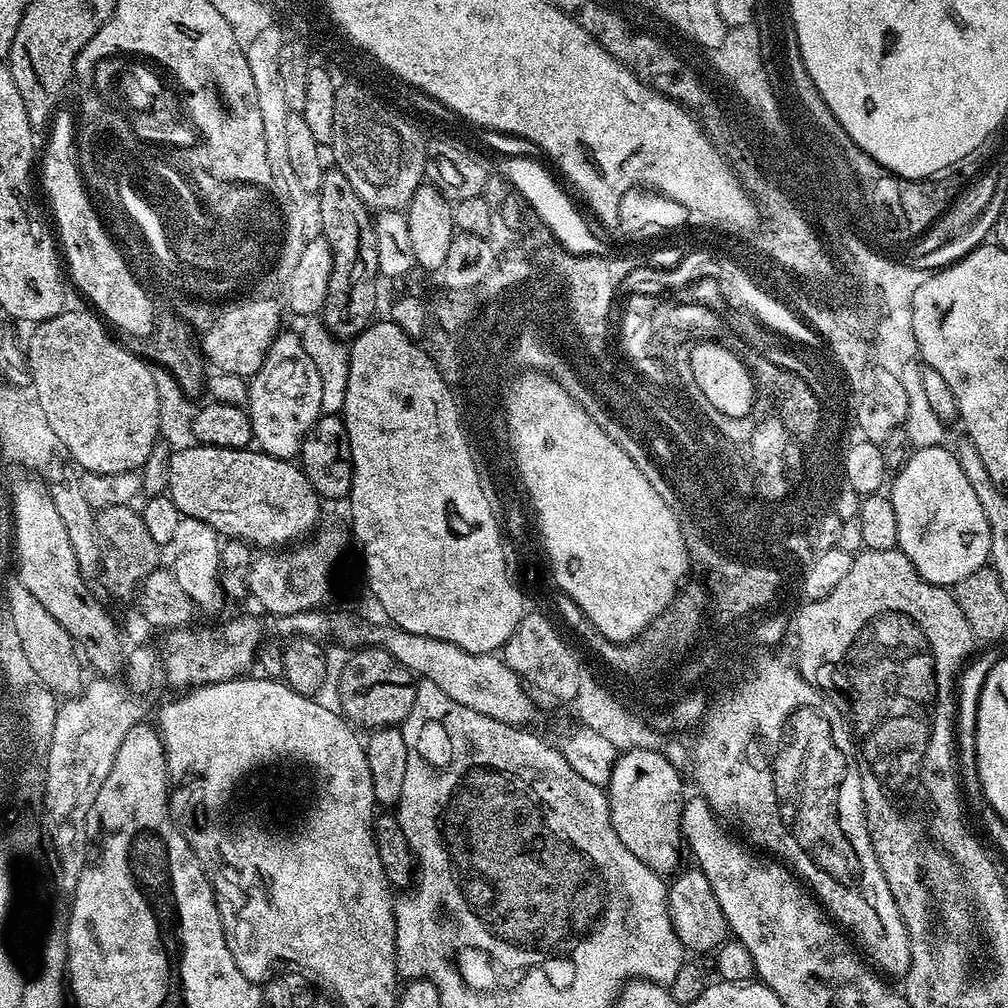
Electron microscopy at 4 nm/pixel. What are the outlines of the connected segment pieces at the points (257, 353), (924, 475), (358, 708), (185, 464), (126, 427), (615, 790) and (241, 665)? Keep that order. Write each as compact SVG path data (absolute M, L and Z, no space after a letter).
M277 301L238 306L227 314L222 314L214 326L202 336L202 352L213 369L245 378L255 376L262 366L274 338L281 331L280 308Z
M947 447L917 448L895 473L890 489L894 515L898 518L898 547L910 558L926 582L955 586L985 567L991 554L990 525L981 503L963 473L955 451Z
M368 646L348 660L340 672L340 708L343 719L357 729L375 730L403 725L416 697L414 676L379 646Z
M195 443L190 449L173 451L168 457L166 471L166 494L174 506L178 506L181 517L200 520L210 526L217 537L229 536L232 539L229 541L243 542L256 550L280 550L303 541L317 527L315 524L320 516L322 501L304 477L299 463L292 460L279 460L251 447L219 448Z
M83 310L80 313L59 312L54 318L39 321L33 328L36 329L33 330L32 337L29 338L28 344L26 340L26 359L28 361L30 385L37 391L38 406L42 412L46 414L46 419L51 429L54 430L54 434L57 435L60 448L63 449L64 452L65 450L68 451L69 454L72 455L73 462L84 472L118 474L119 472L135 472L143 468L144 463L150 458L153 448L157 447L158 437L160 435L158 399L154 388L152 368L149 367L141 357L137 356L136 353L129 352L123 343L115 344L115 342L108 337L109 329L102 323L101 317L93 314L91 311Z
M629 748L617 755L606 785L610 822L618 838L622 838L622 846L638 862L661 874L675 873L681 867L680 848L682 852L686 844L680 821L680 772L676 768L663 751Z
M244 616L241 620L232 620L221 632L216 632L210 636L206 632L192 632L191 627L177 628L169 631L164 640L164 645L158 648L160 658L163 660L164 679L169 685L180 688L176 690L188 690L202 688L205 684L217 684L227 680L239 680L252 668L252 663L256 660L256 651L260 648L260 643L264 640L264 624L256 616Z

